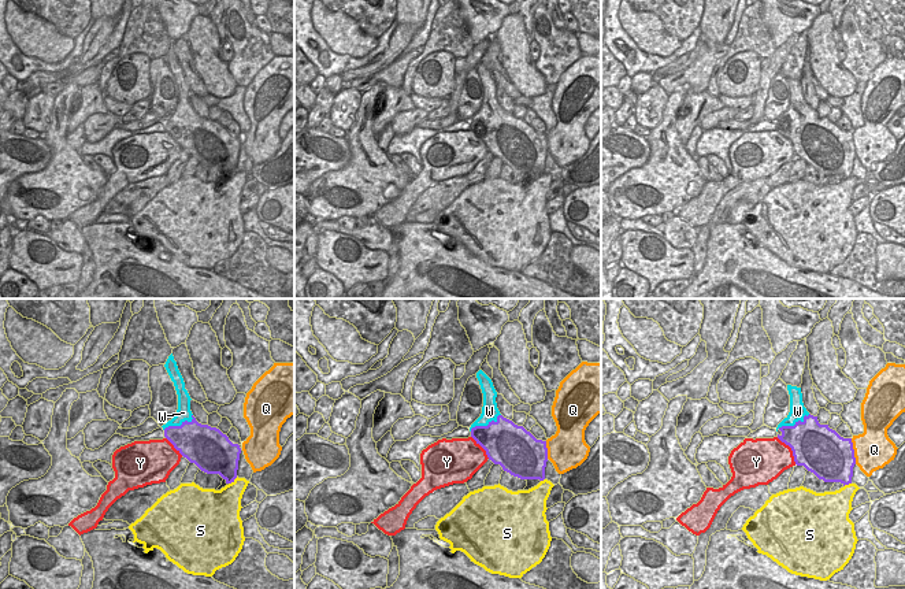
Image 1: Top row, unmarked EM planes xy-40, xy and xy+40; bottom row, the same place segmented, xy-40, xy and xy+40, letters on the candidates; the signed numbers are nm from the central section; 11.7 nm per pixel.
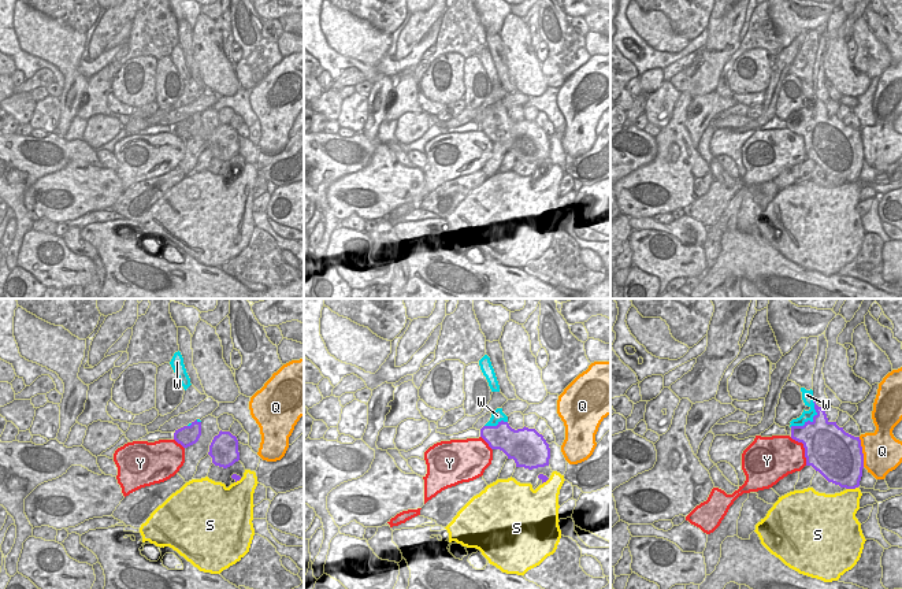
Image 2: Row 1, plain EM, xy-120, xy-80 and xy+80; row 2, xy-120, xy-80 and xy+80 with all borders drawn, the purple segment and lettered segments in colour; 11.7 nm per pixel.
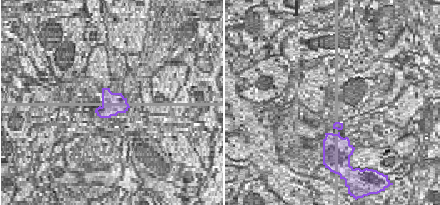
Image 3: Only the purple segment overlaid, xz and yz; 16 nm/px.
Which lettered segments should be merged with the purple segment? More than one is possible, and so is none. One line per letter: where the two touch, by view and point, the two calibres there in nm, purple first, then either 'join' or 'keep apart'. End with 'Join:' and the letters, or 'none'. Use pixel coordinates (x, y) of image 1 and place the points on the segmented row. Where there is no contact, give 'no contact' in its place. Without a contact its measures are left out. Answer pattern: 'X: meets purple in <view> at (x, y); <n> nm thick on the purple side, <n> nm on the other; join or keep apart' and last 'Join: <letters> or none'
Q: meets purple in xy+40 at (853, 451); 500 nm thick on the purple side, 460 nm on the other; keep apart
S: meets purple in xy-40 at (233, 480); 320 nm thick on the purple side, 320 nm on the other; keep apart
W: meets purple in xy at (485, 426); 460 nm thick on the purple side, 190 nm on the other; join
Y: meets purple in xy+40 at (792, 449); 500 nm thick on the purple side, 420 nm on the other; keep apart
Join: W

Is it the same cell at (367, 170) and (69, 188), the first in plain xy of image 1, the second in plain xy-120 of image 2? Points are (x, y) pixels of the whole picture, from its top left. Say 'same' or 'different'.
same

